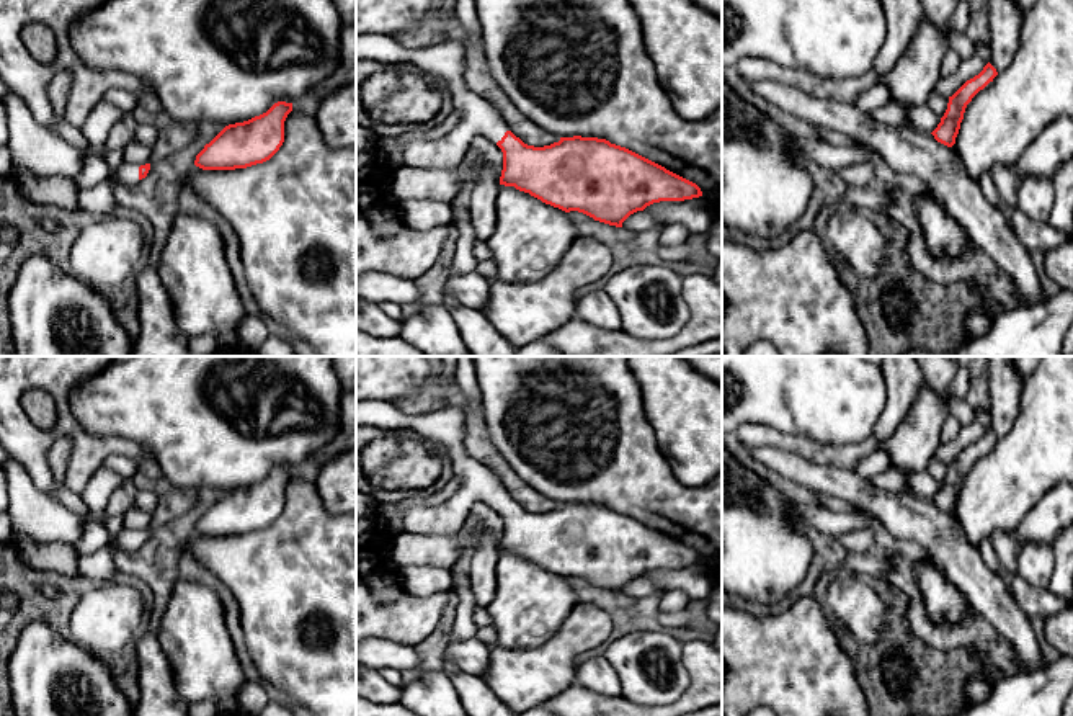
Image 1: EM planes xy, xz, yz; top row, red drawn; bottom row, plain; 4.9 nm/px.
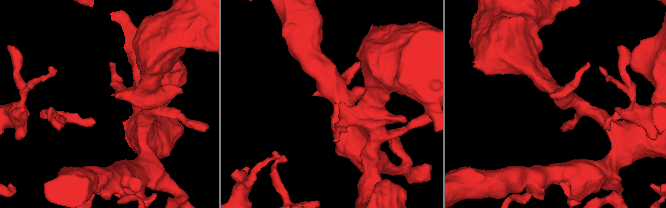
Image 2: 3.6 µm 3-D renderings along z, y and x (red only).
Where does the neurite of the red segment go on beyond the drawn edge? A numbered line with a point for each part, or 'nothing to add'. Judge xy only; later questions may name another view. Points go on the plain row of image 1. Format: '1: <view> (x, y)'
1: xy (95, 536)

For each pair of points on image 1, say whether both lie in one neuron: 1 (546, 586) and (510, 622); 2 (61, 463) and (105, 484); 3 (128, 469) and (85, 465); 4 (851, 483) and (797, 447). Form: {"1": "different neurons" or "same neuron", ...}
{"1": "same neuron", "2": "different neurons", "3": "different neurons", "4": "different neurons"}

